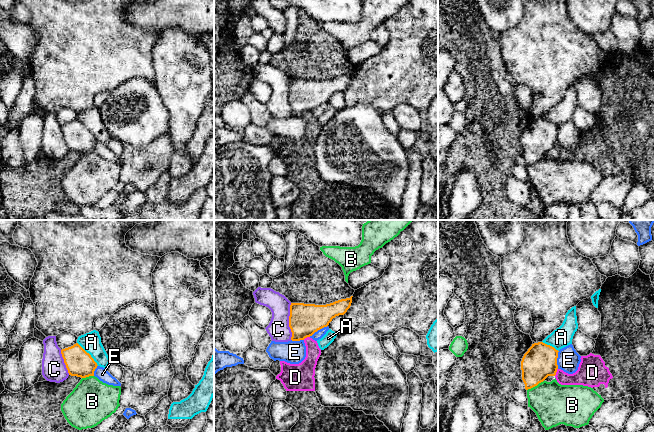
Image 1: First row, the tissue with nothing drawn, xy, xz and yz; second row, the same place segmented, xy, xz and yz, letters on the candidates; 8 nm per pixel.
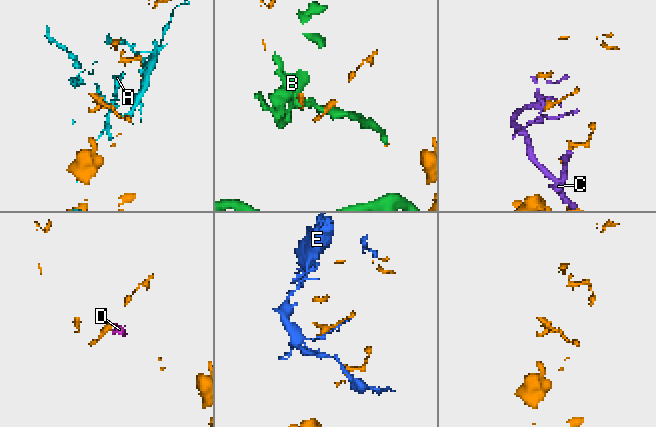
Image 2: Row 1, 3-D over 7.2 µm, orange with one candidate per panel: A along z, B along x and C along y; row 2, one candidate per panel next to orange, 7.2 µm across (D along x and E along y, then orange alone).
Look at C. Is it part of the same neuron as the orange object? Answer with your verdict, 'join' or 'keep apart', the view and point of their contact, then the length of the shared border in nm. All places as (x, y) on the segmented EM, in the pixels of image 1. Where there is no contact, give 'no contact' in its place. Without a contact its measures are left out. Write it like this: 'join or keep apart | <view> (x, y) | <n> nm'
keep apart | xz (289, 321) | 300 nm

